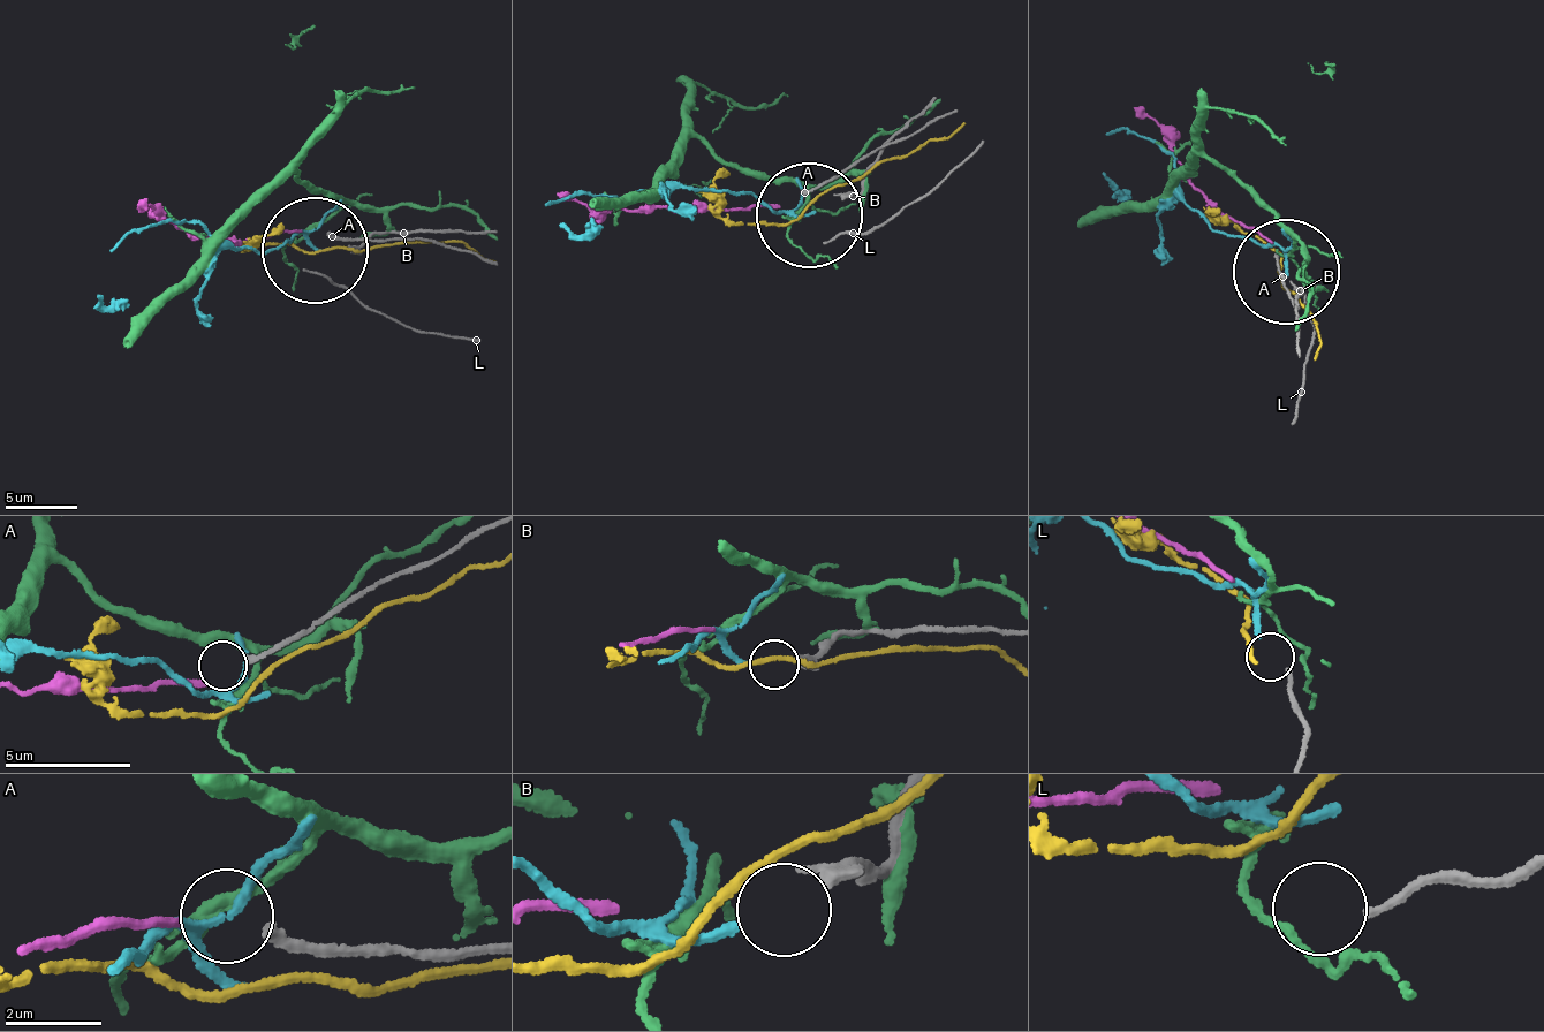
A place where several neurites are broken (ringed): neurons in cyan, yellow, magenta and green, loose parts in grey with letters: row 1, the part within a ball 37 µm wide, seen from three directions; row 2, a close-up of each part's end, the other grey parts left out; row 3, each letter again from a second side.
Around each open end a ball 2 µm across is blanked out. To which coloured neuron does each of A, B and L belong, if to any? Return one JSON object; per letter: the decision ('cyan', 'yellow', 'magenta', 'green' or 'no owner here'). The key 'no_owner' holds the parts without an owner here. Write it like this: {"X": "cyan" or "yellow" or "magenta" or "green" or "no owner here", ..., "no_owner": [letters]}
{"A": "magenta", "B": "cyan", "L": "no owner here", "no_owner": ["L"]}

